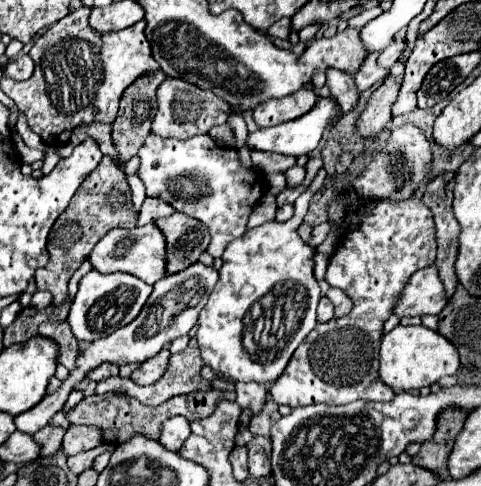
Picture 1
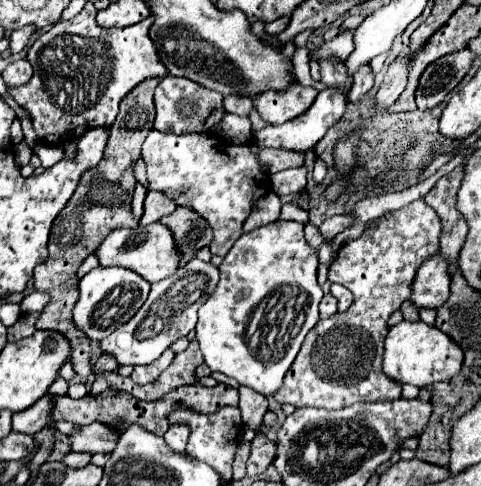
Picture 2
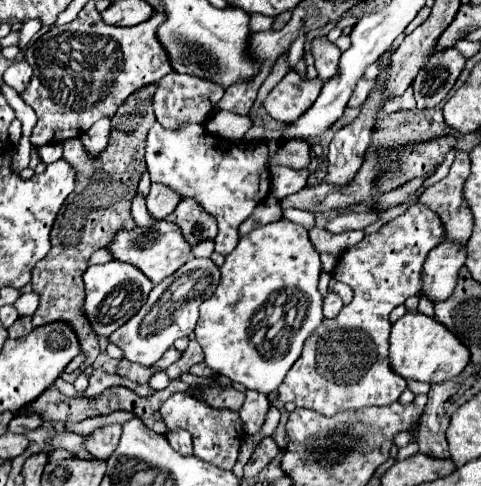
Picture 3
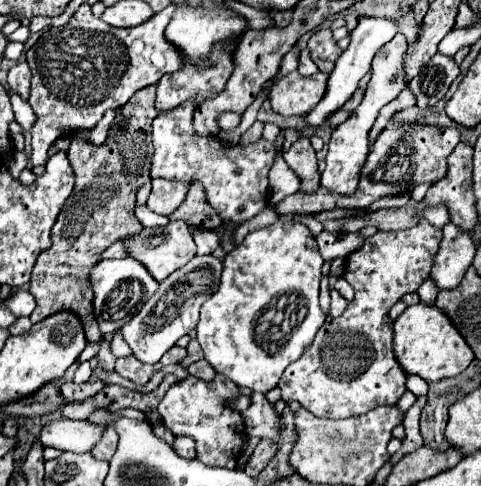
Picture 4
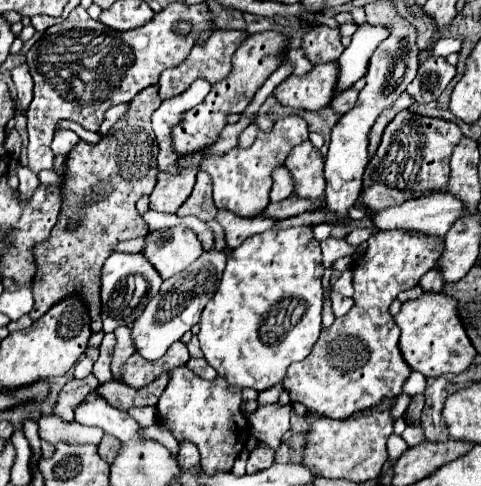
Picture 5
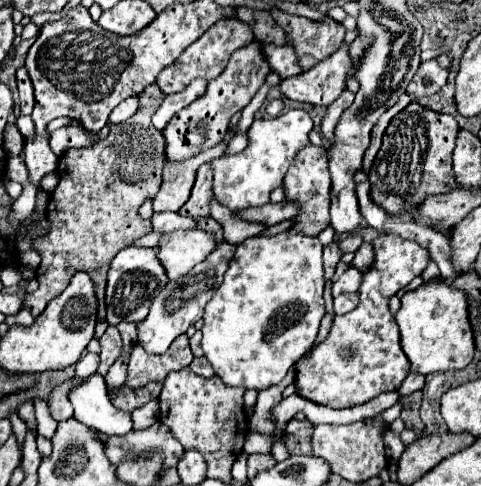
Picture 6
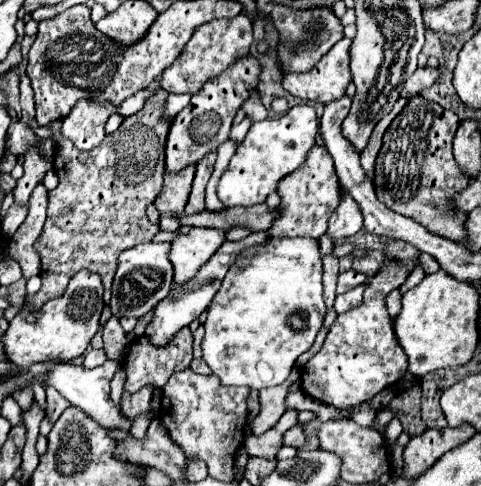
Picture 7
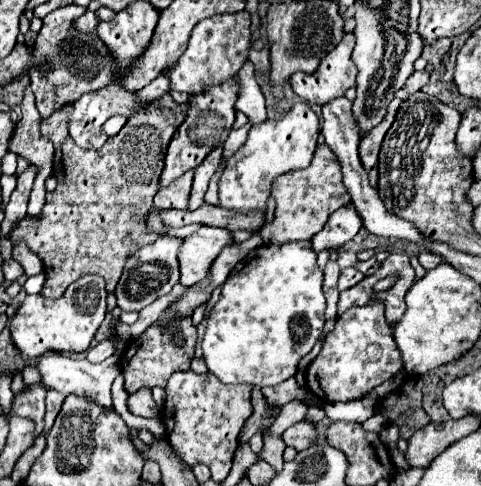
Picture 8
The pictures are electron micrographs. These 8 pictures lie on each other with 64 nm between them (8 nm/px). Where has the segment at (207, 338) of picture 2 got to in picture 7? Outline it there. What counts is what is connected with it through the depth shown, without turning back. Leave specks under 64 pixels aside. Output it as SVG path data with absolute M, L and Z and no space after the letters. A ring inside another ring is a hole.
M268 238L238 256L210 302L208 318L204 322L206 334L202 340L204 362L210 366L212 374L216 374L220 382L228 386L250 386L254 390L278 386L290 376L298 356L310 350L314 344L314 338L324 324L324 316L326 304L322 296L322 260L318 240Z

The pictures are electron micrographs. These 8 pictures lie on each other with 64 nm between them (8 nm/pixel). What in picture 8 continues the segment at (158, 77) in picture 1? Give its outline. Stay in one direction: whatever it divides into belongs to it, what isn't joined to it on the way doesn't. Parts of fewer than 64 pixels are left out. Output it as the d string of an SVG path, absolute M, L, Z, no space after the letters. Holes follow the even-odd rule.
M164 94L152 104L158 104L158 108L152 108L152 112L138 112L128 119L128 124L118 135L108 138L101 150L82 150L70 138L68 122L72 104L64 104L44 120L40 130L56 148L54 176L58 178L58 186L54 192L46 194L42 214L38 218L26 216L10 234L12 242L24 242L42 258L46 272L46 284L42 288L44 296L60 298L74 280L86 274L102 276L106 280L106 290L114 292L128 256L158 238L156 232L146 230L146 216L152 208L152 198L160 188L158 180L164 168L166 148L178 126L184 122L190 104L184 102L176 108L170 94ZM122 139L128 139L128 174Z

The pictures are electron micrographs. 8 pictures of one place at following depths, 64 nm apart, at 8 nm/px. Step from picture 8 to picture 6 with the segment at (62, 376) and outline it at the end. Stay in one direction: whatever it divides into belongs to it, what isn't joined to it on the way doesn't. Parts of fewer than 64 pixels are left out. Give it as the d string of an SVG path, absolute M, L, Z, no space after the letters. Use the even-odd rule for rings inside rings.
M94 372L80 384L74 384L68 390L68 398L74 406L74 416L82 424L100 430L102 434L116 436L124 436L132 430L130 416L112 404L106 378L102 374Z

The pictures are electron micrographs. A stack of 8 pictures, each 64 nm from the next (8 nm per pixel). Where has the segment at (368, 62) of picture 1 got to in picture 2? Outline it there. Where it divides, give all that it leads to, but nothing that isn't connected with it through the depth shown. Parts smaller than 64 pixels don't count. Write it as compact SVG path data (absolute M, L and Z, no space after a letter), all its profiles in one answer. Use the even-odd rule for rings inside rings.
M370 66L360 68L354 76L354 84L352 84L352 90L348 94L348 102L356 104L368 90L372 90L372 86L374 86L374 76L370 74Z

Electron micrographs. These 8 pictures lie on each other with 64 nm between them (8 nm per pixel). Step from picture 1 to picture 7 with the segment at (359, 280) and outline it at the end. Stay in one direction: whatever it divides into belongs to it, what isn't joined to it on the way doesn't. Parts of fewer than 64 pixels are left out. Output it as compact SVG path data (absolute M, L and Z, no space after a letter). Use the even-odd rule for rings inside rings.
M388 242L386 248L386 264L380 268L380 272L370 278L368 288L364 292L364 302L358 308L352 308L344 314L338 314L334 320L320 352L308 360L308 364L302 370L302 388L312 398L336 406L356 406L360 402L366 402L374 398L380 390L396 384L408 368L408 360L404 356L404 350L400 344L396 344L392 318L386 312L384 298L394 288L400 288L412 268L418 264L420 250L416 250L410 244L404 242ZM390 258L396 258L404 266L392 266Z

